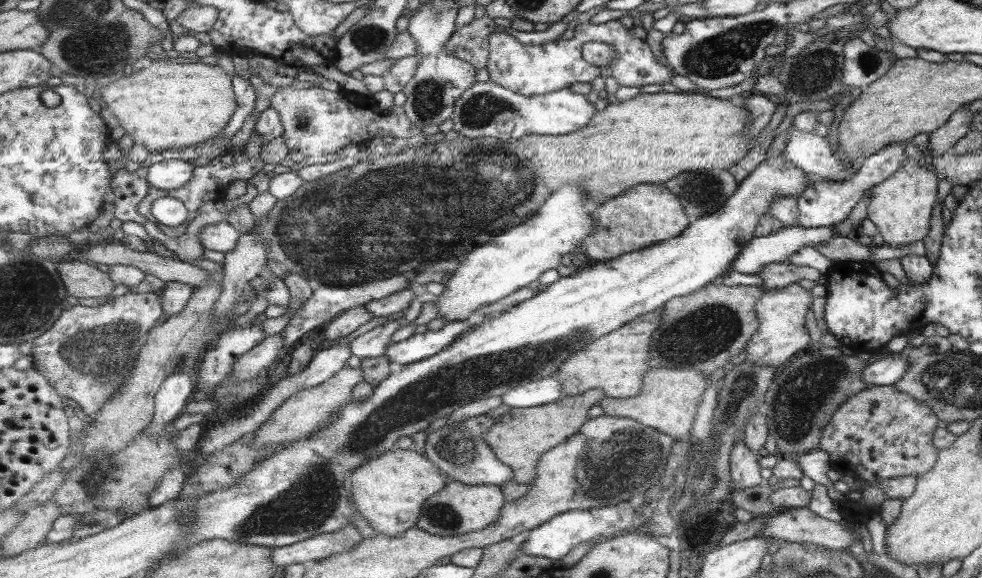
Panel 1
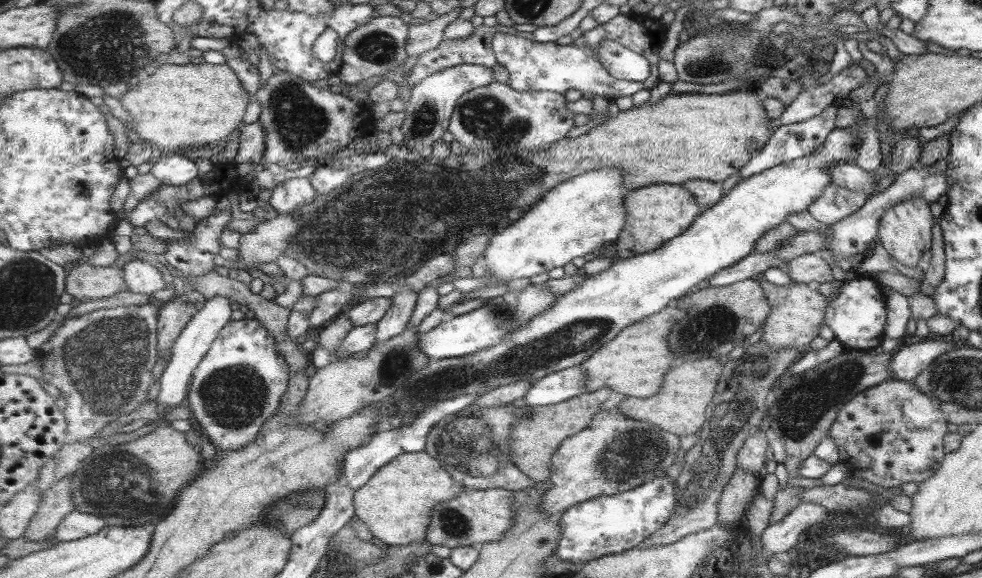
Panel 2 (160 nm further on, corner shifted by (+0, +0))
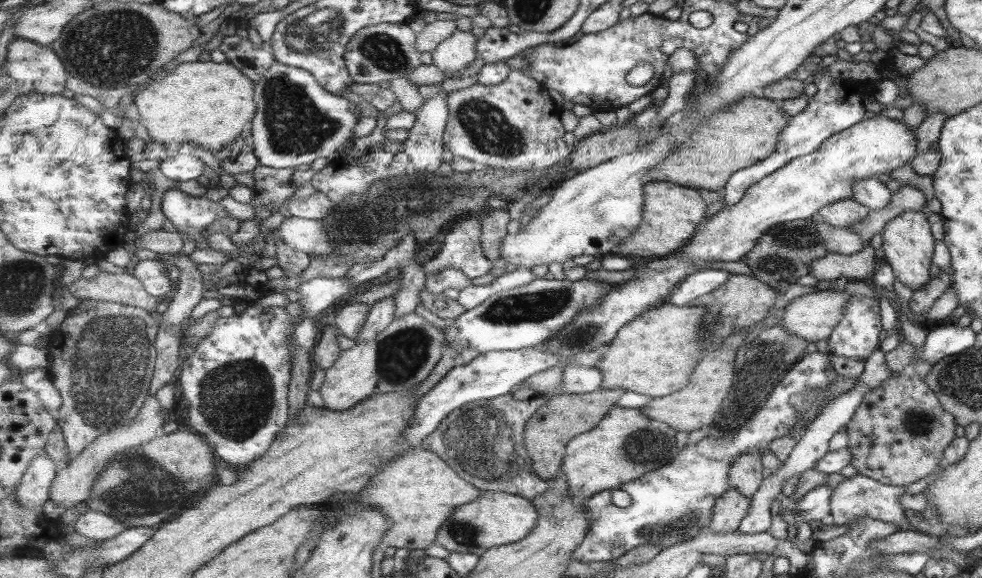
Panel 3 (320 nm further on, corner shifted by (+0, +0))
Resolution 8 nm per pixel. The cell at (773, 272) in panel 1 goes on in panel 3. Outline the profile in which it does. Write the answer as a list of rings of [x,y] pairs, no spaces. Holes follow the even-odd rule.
[[[866,245],[859,252],[849,256],[827,253],[810,262],[810,274],[819,281],[834,281],[844,276],[856,281],[869,281],[875,272],[875,250]]]

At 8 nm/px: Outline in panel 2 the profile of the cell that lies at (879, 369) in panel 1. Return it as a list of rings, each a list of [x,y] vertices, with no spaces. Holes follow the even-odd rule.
[[[929,339],[898,348],[888,366],[890,378],[912,381],[934,358],[957,347],[953,341]]]

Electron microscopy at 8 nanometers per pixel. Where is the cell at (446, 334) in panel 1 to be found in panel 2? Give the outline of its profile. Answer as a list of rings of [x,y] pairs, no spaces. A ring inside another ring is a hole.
[[[529,284],[518,289],[509,289],[502,295],[491,298],[477,310],[461,316],[444,318],[434,329],[425,334],[419,334],[420,347],[432,359],[452,359],[469,356],[486,348],[501,344],[516,331],[537,315],[549,311],[555,305],[559,295],[553,294],[551,288],[544,285]]]

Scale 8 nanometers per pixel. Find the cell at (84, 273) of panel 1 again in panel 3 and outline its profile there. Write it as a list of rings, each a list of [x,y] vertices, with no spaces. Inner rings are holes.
[[[132,271],[127,273],[100,272],[91,279],[81,277],[67,288],[77,299],[115,302],[141,308],[156,315],[161,299],[148,293],[145,285]]]

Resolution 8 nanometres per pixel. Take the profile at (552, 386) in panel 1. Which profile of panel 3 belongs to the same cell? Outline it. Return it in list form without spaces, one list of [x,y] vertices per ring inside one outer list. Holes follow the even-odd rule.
[[[570,366],[569,368],[565,369],[564,371],[564,387],[563,387],[563,392],[565,394],[587,394],[587,393],[592,393],[595,391],[601,391],[602,384],[604,383],[604,374],[603,371],[597,367],[591,368],[589,366]]]

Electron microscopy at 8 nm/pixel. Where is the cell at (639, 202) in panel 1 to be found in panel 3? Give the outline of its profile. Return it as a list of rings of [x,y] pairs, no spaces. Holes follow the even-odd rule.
[[[647,181],[645,186],[644,220],[633,237],[624,241],[612,253],[621,256],[657,256],[665,258],[676,252],[681,252],[689,241],[697,235],[697,229],[706,222],[708,204],[701,196],[701,192],[693,188],[686,188],[671,182]]]

